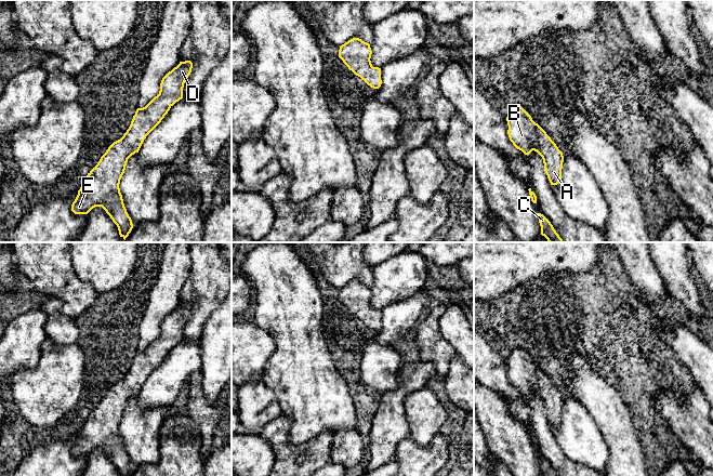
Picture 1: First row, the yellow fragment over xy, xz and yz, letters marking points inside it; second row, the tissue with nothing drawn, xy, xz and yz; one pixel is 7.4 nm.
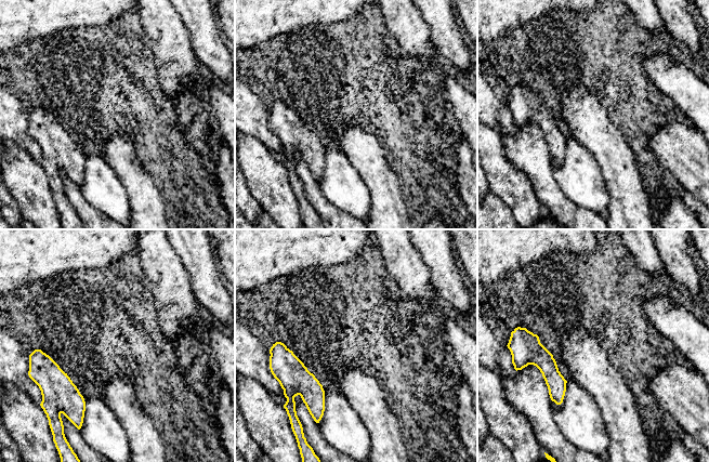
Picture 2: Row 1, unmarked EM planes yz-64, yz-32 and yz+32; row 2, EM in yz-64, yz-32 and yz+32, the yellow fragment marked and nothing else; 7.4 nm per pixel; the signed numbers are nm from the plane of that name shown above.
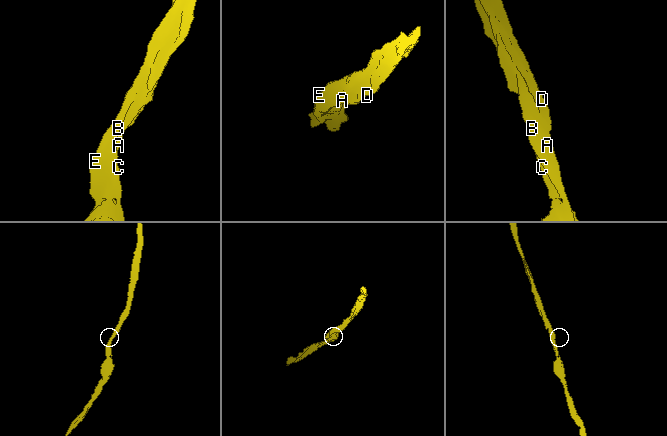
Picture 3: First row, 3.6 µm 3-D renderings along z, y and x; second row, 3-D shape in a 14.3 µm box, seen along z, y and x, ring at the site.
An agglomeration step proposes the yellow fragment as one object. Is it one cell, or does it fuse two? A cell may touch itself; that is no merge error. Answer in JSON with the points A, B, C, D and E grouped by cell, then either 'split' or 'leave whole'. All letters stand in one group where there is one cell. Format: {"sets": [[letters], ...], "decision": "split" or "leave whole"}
{"sets": [["A", "B", "C", "D", "E"]], "decision": "leave whole"}

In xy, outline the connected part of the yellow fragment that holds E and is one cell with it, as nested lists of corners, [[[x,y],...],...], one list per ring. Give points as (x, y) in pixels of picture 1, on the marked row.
[[[190,61],[180,62],[176,67],[162,78],[159,94],[145,107],[136,109],[127,132],[120,140],[114,142],[108,147],[97,164],[88,173],[87,178],[82,182],[78,195],[71,204],[71,211],[75,214],[88,214],[93,208],[102,207],[117,225],[120,237],[126,240],[133,228],[133,224],[124,207],[119,184],[128,159],[135,153],[138,153],[146,136],[161,122],[170,108],[183,98],[184,83],[190,75],[192,68],[193,63]]]

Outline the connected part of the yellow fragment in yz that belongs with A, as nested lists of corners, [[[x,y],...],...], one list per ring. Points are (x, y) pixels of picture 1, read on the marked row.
[[[520,105],[512,107],[506,121],[513,145],[525,155],[537,151],[543,159],[551,185],[557,185],[562,180],[564,156],[556,144]]]

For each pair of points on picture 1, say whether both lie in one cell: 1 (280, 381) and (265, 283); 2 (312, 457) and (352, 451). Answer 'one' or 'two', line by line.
1: one
2: two

